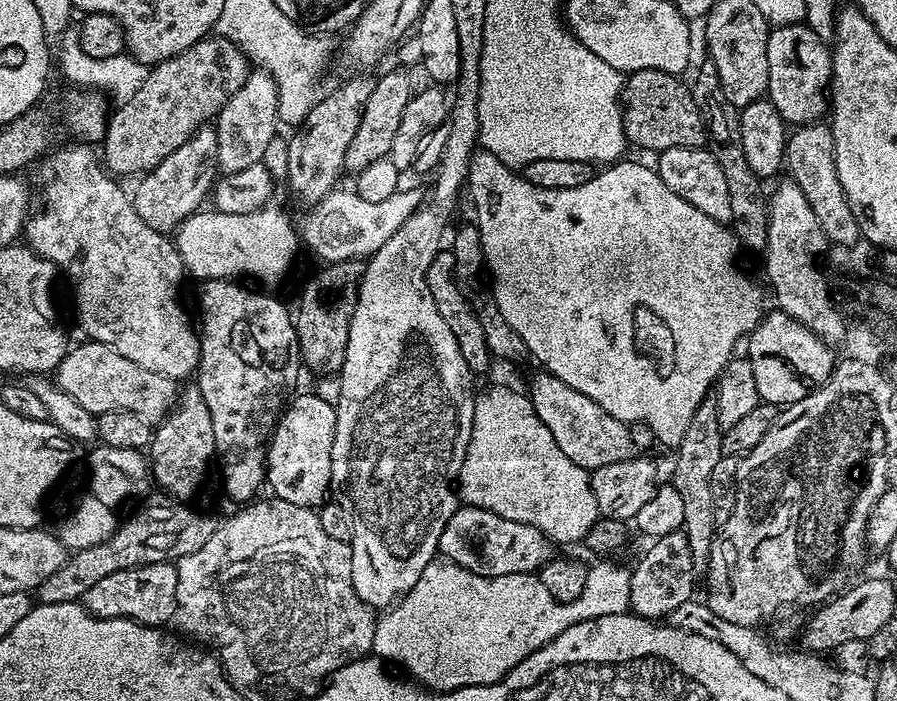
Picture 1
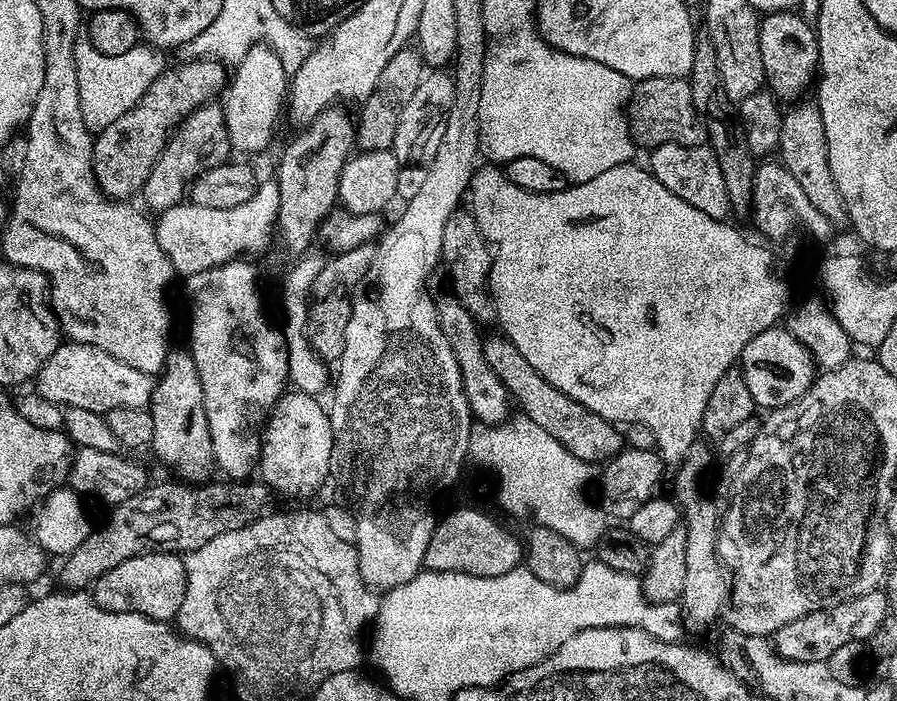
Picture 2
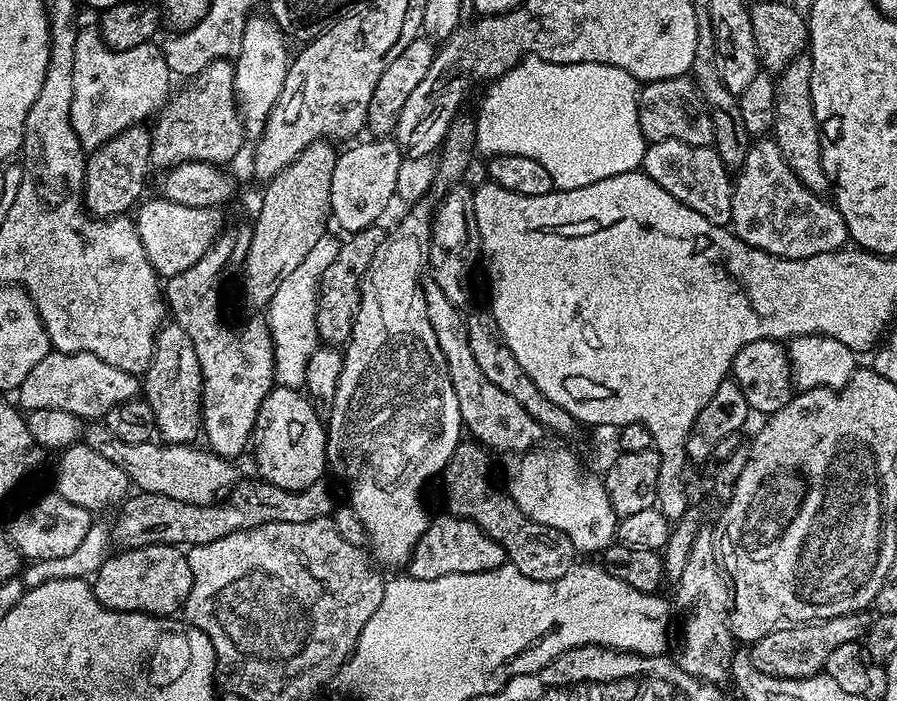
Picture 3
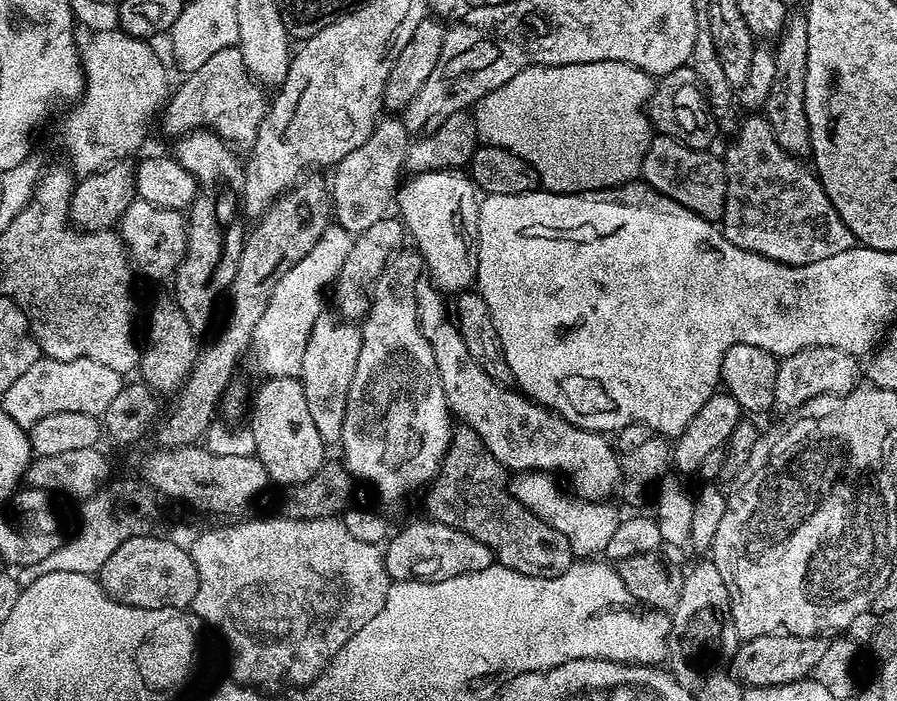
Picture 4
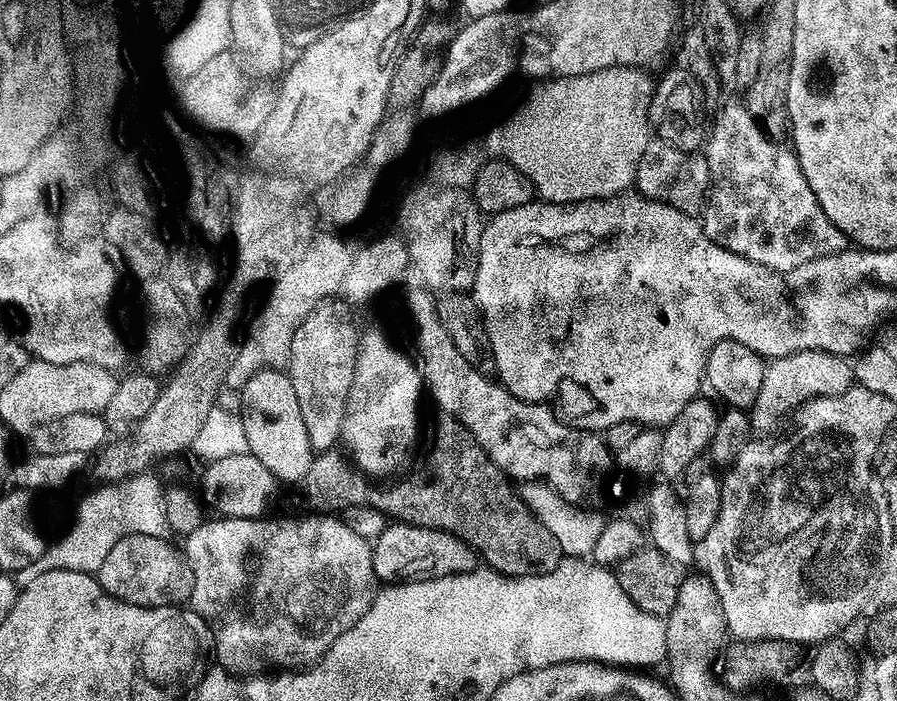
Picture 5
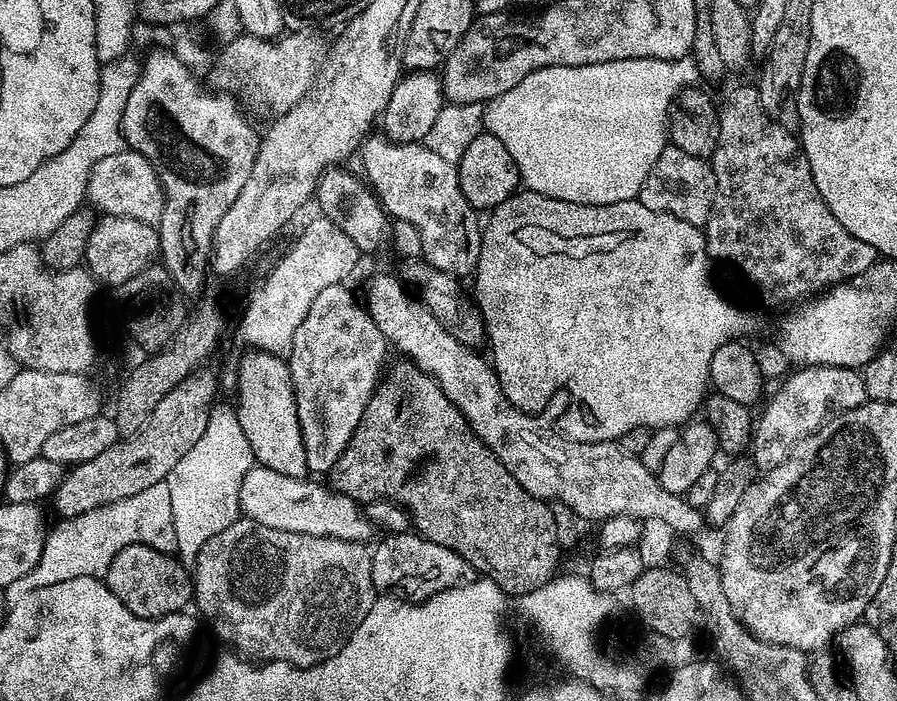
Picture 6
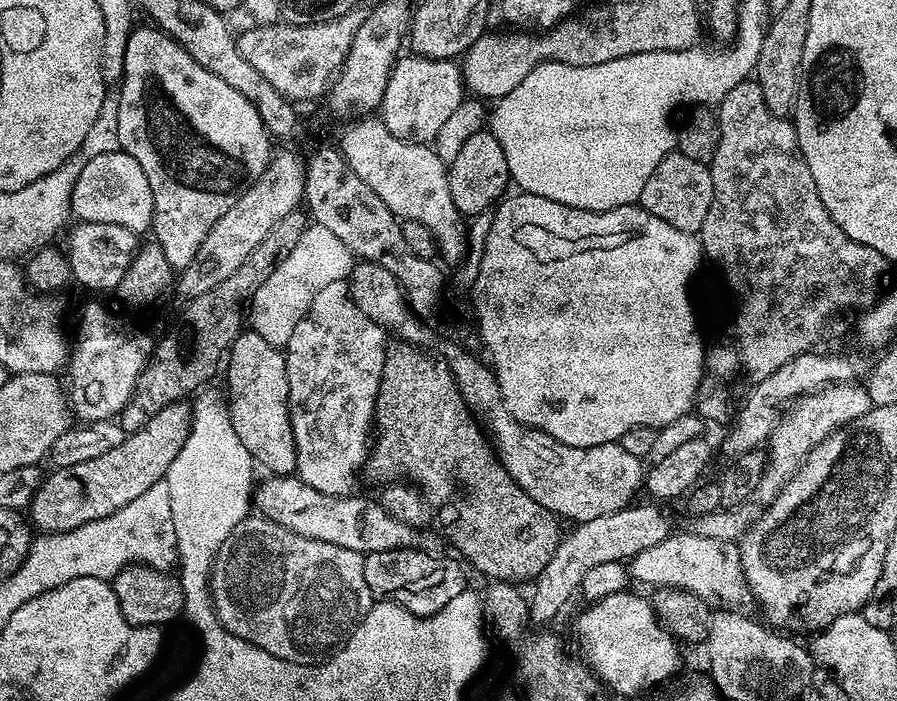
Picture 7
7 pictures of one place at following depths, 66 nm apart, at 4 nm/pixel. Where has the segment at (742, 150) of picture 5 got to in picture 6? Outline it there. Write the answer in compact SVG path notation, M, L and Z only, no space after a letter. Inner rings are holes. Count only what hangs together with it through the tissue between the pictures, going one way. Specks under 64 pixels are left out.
M748 84L732 88L719 105L720 129L714 154L710 157L714 174L714 202L707 222L702 226L704 243L709 257L729 260L744 271L744 276L760 292L768 292L772 304L803 302L834 284L855 281L870 266L878 263L878 253L866 242L854 238L830 214L818 186L814 186L814 174L810 174L810 162L800 141L778 122L774 122L762 110L760 89Z

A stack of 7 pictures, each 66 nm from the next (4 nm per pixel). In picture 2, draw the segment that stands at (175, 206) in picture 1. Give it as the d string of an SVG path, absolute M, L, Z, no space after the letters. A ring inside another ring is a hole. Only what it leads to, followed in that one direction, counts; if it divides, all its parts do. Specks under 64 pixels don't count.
M216 102L204 104L191 112L169 136L150 178L143 186L142 197L153 208L153 213L159 214L167 208L173 208L185 199L193 180L198 179L203 172L229 163L232 155L232 143L226 130L223 107Z

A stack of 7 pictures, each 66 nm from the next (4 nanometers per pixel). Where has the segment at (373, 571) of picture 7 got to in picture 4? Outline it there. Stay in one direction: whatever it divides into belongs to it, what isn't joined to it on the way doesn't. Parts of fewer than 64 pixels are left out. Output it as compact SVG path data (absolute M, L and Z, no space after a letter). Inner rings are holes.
M421 518L417 524L408 524L400 533L393 535L383 549L384 566L393 581L445 580L478 570L486 570L494 562L490 549L482 546L478 538L470 538L454 526L437 524L434 520Z

